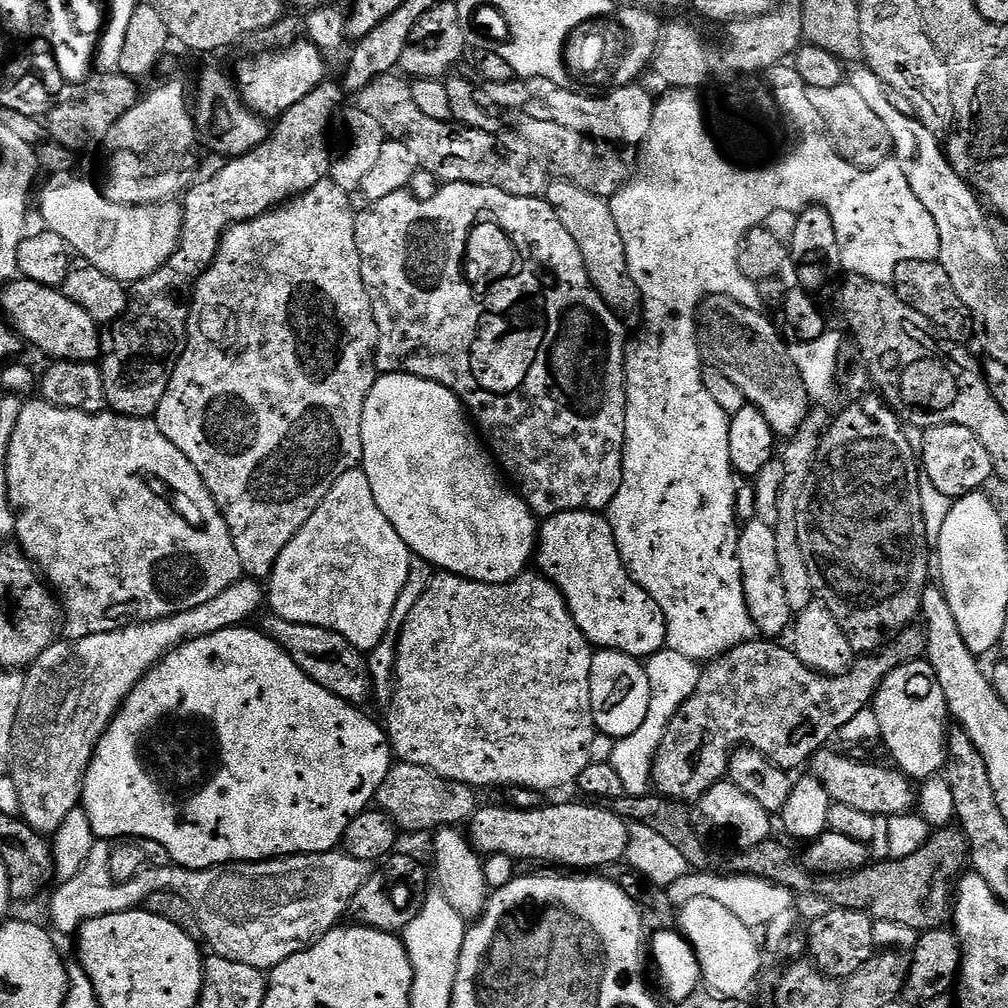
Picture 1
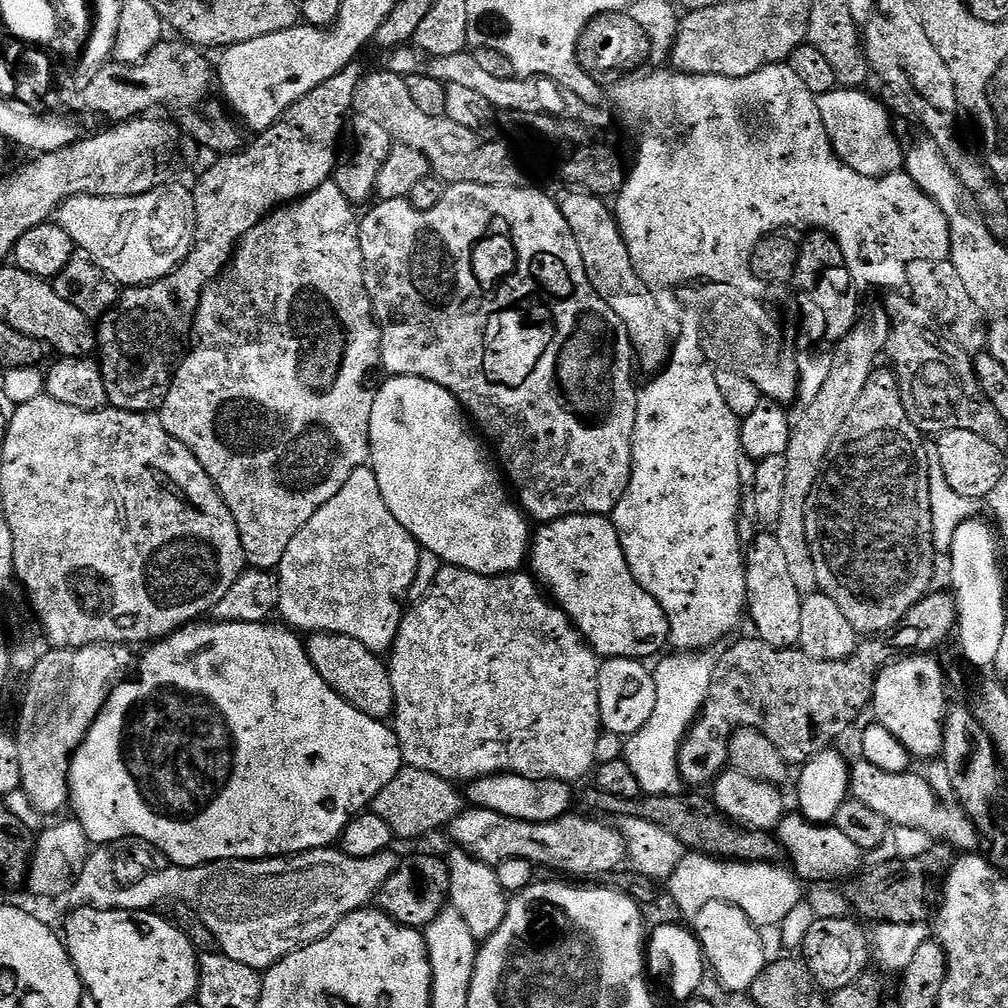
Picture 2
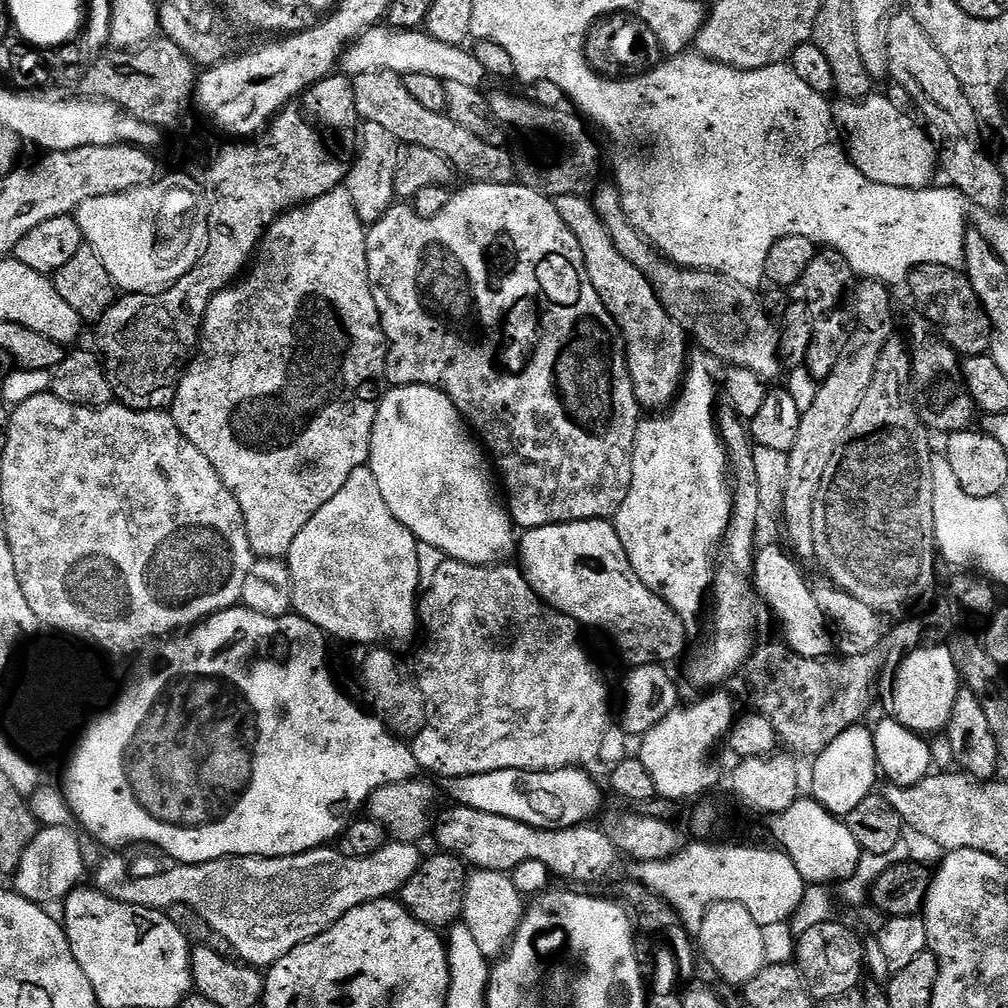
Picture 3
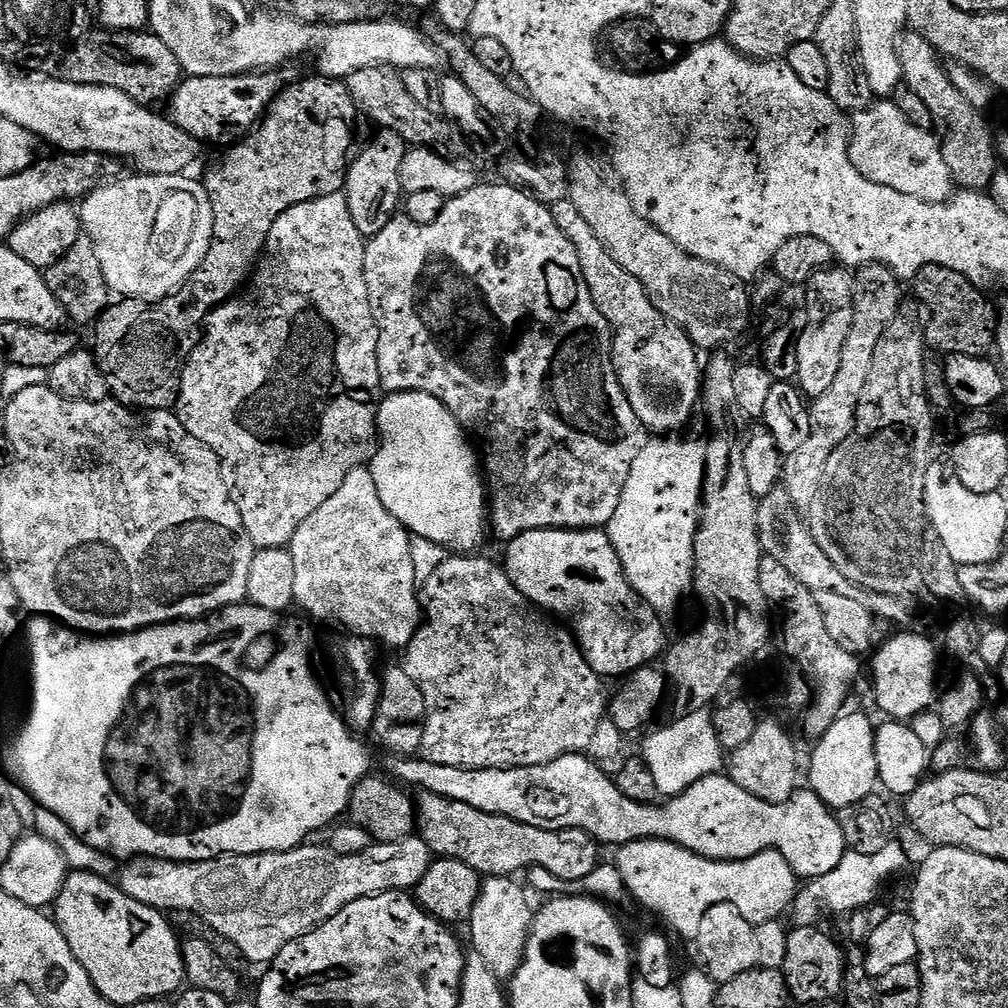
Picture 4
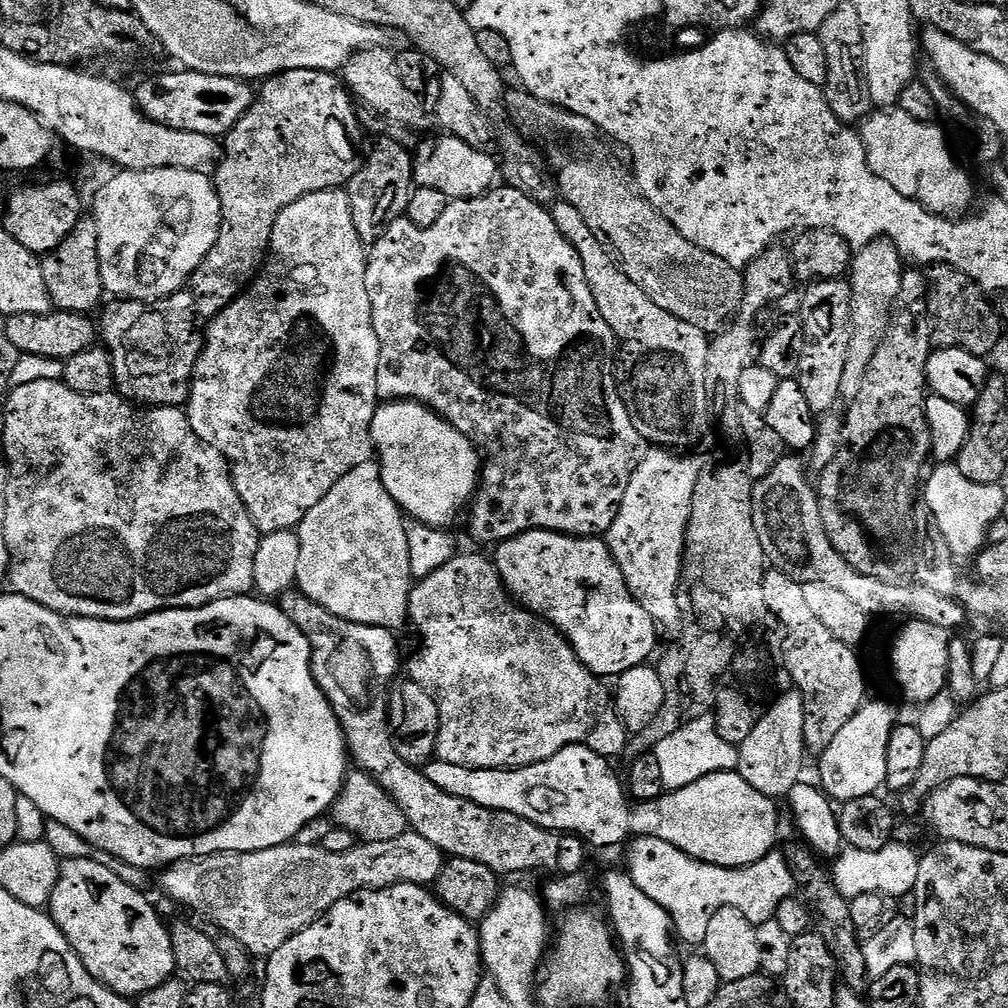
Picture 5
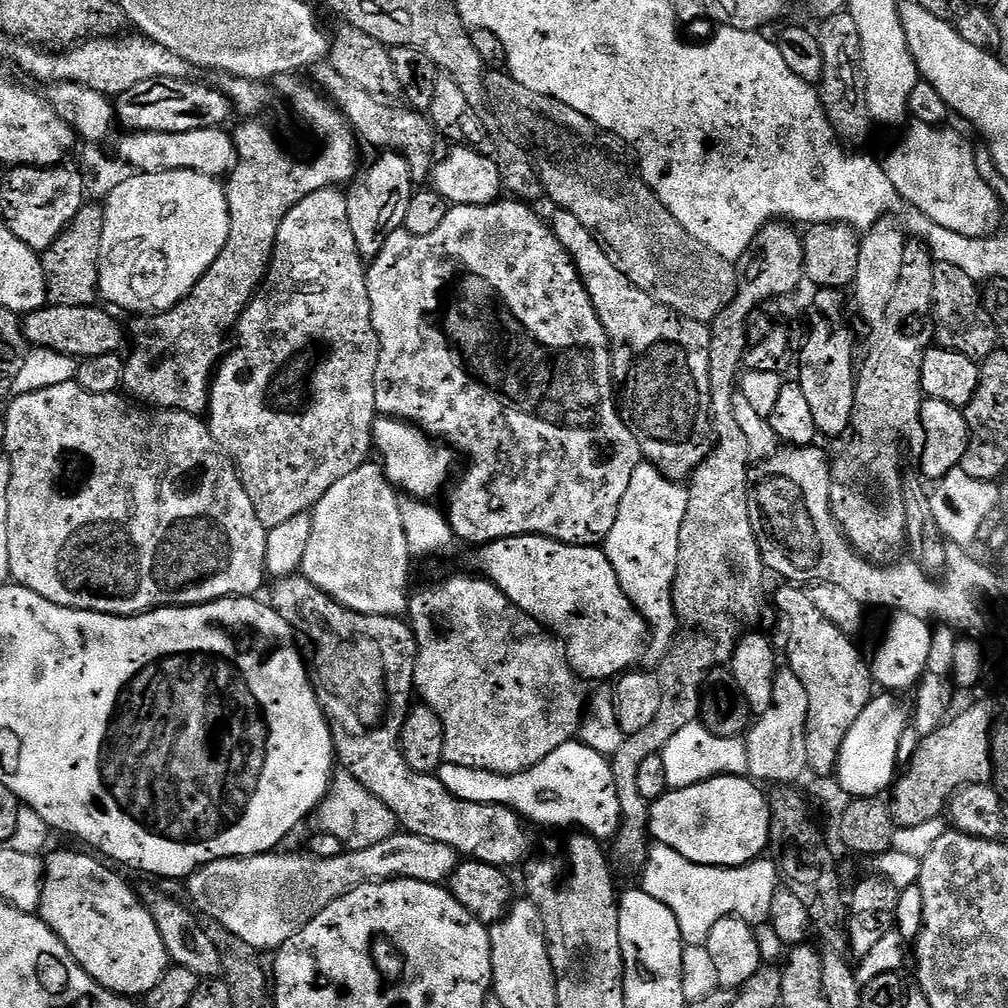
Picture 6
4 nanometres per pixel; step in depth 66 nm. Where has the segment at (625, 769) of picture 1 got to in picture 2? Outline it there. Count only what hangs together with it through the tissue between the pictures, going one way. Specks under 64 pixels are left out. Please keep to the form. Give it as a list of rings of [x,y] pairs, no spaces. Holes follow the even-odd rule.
[[[718,648],[698,652],[676,650],[663,655],[652,668],[655,686],[654,711],[640,731],[627,737],[622,746],[622,758],[630,766],[644,794],[670,795],[681,791],[682,781],[677,766],[680,744],[700,713],[709,696],[713,670],[721,662],[723,651]]]

